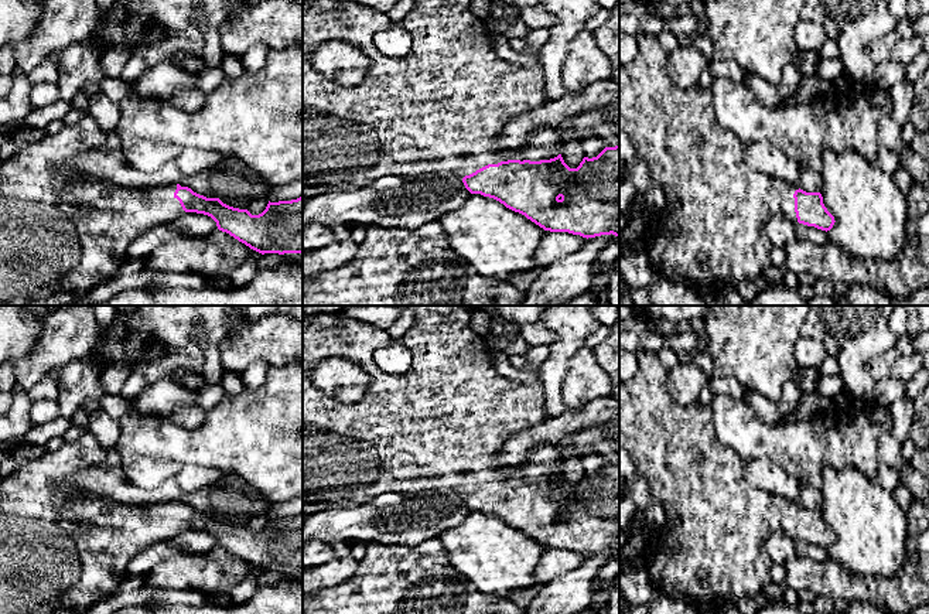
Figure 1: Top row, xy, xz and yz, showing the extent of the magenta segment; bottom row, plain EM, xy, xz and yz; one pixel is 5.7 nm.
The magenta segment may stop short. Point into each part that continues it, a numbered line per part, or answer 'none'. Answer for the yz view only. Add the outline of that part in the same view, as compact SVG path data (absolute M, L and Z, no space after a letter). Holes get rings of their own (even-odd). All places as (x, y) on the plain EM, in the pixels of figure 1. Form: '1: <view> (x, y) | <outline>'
1: yz (717, 522) | M641 351L639 359L636 376L619 382L619 446L646 481L652 502L662 502L667 512L665 526L655 531L645 552L646 570L662 596L715 613L734 600L755 596L771 583L773 560L766 552L766 538L772 532L781 532L797 539L793 511L799 504L754 487L745 478L747 463L717 437L711 406L680 406L670 395L669 371L658 352Z

